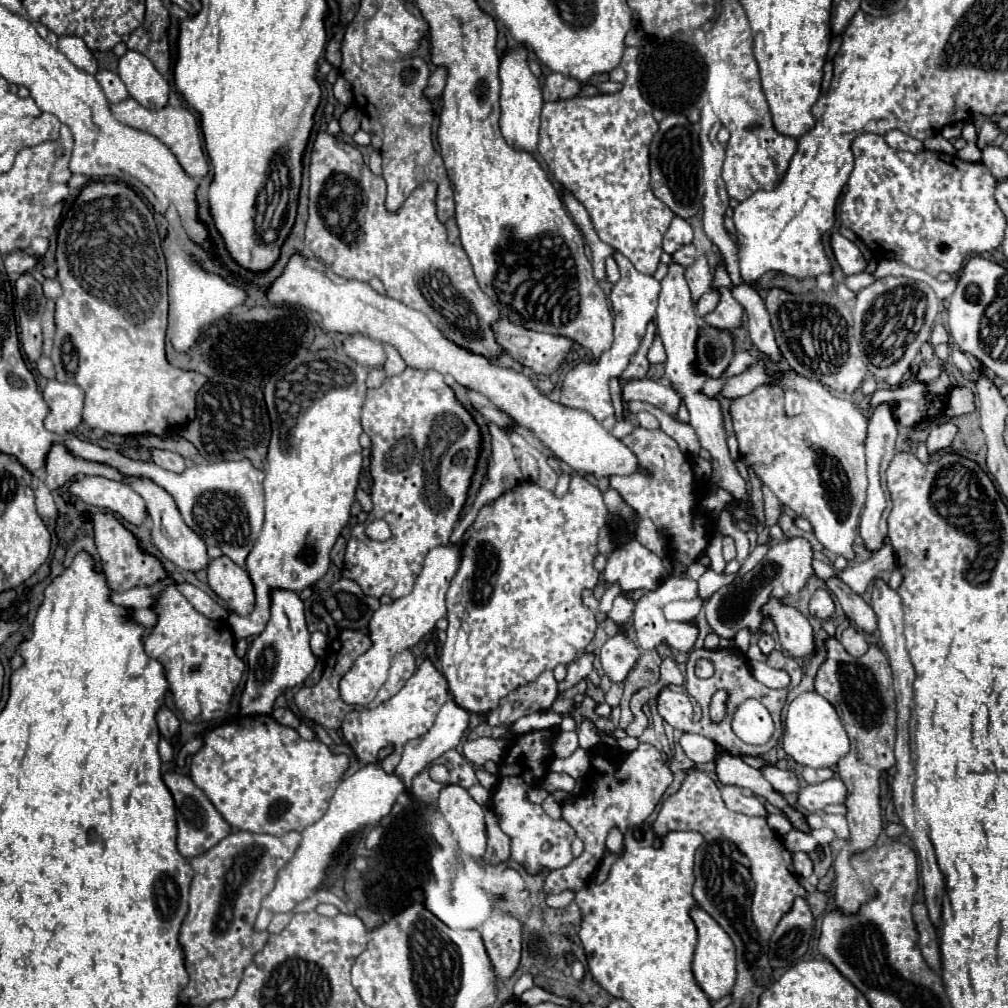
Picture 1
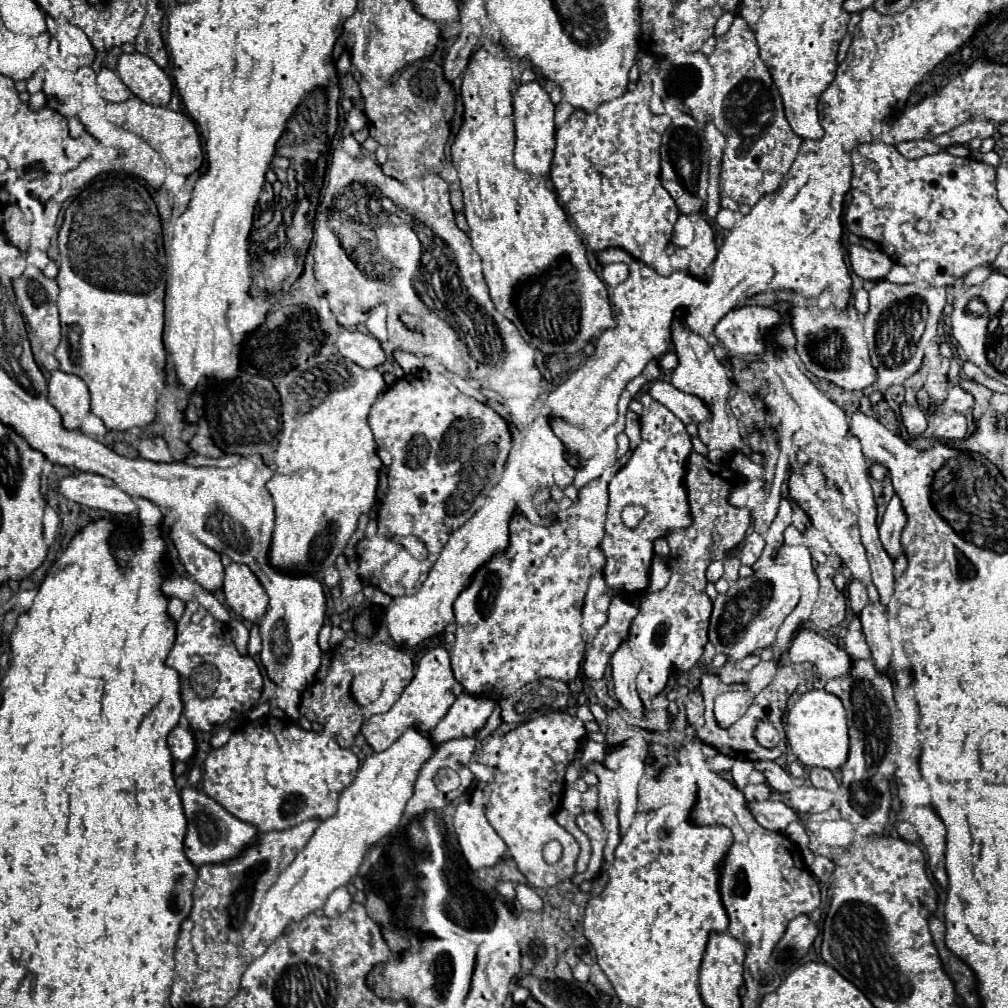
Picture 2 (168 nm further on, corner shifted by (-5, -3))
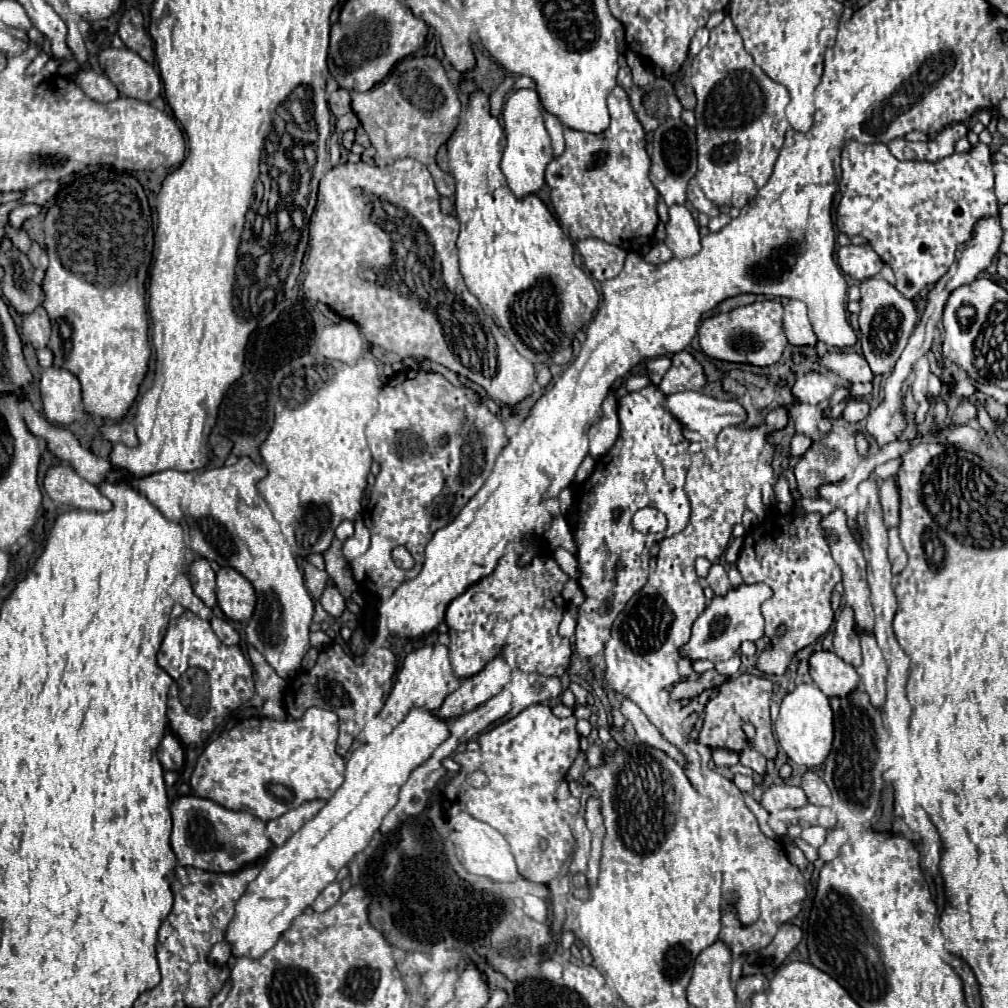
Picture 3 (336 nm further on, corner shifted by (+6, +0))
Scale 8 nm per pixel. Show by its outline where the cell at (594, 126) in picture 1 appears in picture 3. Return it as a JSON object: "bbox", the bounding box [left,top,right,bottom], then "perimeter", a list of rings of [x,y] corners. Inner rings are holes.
{"bbox":[545,85,659,253],"perimeter":[[[617,85],[613,89],[607,97],[607,107],[611,123],[603,133],[583,133],[563,127],[565,151],[547,165],[545,183],[551,189],[557,219],[573,241],[595,237],[639,253],[649,247],[659,223],[659,191],[649,179],[651,159],[645,149],[645,129],[623,87]],[[599,153],[603,153],[603,163],[599,163]]]}

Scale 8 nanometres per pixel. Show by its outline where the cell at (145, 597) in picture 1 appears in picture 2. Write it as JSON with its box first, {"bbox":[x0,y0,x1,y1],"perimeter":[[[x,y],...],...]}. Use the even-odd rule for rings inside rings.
{"bbox":[162,576,230,622],"perimeter":[[[172,576],[172,578],[166,578],[164,584],[162,584],[162,592],[172,598],[180,598],[182,602],[188,602],[188,600],[196,600],[198,604],[202,604],[214,618],[222,620],[222,622],[228,622],[230,620],[230,610],[224,608],[210,590],[204,590],[198,582],[194,582],[192,578],[184,578],[184,576]]]}

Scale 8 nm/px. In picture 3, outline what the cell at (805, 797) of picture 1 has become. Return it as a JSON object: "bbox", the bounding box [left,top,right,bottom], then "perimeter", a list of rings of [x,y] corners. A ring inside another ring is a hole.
{"bbox":[761,785,807,811],"perimeter":[[[771,785],[769,789],[765,789],[763,793],[763,801],[761,805],[767,811],[777,811],[777,809],[785,809],[785,807],[805,807],[807,795],[801,787],[793,787],[793,785]]]}

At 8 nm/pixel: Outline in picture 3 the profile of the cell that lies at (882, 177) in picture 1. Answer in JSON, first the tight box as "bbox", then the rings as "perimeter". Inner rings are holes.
{"bbox":[835,141,999,299],"perimeter":[[[849,141],[843,151],[841,151],[841,169],[843,169],[843,177],[841,177],[841,183],[839,183],[839,189],[841,189],[841,201],[837,205],[837,211],[835,211],[835,223],[837,223],[837,229],[841,233],[845,233],[847,237],[853,237],[853,235],[863,235],[869,245],[873,247],[873,251],[887,263],[891,265],[893,273],[895,273],[895,287],[901,295],[905,295],[907,299],[913,299],[917,297],[925,287],[931,287],[937,283],[937,279],[941,279],[941,275],[945,275],[945,271],[953,265],[953,259],[955,259],[955,251],[961,243],[969,241],[971,239],[971,233],[973,233],[973,227],[977,225],[977,221],[981,219],[987,219],[987,217],[997,217],[999,213],[999,207],[997,207],[997,197],[993,193],[993,171],[991,171],[991,151],[987,145],[983,143],[977,143],[977,147],[973,147],[973,151],[967,151],[967,153],[953,153],[945,159],[939,159],[939,161],[899,161],[891,155],[891,151],[887,149],[887,145],[883,143],[871,143],[871,145],[865,145],[865,143],[859,143],[859,141]]]}

